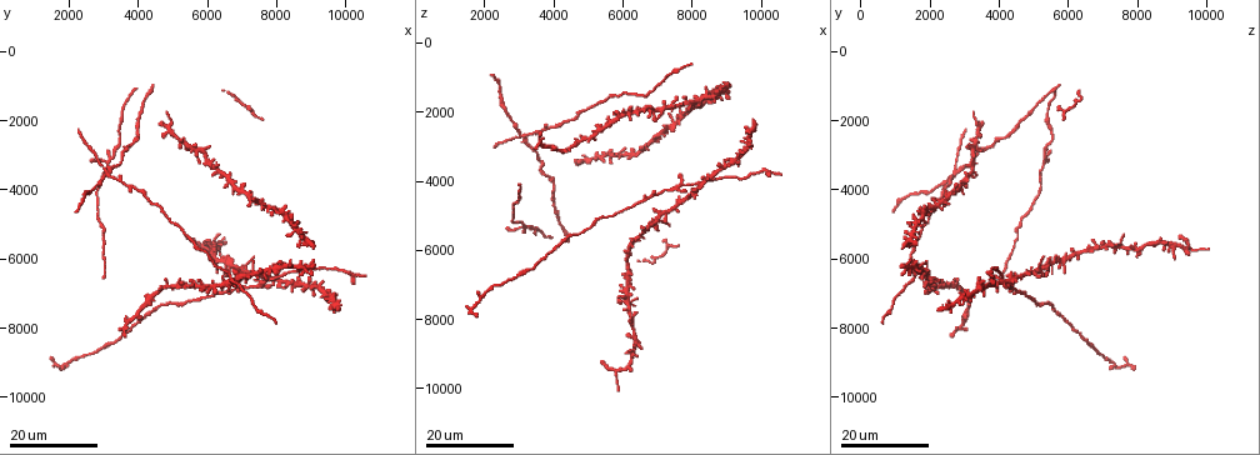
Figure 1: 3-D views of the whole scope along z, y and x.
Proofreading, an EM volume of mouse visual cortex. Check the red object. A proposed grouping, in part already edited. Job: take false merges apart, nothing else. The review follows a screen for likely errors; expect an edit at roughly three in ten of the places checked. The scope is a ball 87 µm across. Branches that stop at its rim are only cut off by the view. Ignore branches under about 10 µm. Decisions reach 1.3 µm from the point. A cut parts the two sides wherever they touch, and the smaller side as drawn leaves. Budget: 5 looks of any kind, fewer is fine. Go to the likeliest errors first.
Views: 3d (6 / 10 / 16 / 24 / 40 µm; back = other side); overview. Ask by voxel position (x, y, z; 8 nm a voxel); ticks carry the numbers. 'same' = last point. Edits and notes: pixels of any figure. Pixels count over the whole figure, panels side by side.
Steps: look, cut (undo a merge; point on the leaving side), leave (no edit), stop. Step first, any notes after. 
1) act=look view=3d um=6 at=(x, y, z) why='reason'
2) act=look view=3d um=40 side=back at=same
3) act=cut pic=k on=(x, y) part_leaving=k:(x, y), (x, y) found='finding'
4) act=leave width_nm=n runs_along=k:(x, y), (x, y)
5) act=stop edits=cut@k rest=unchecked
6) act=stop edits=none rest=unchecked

act=look view=3d um=16 at=(7500, 6700, 4200) why='four arms meet'

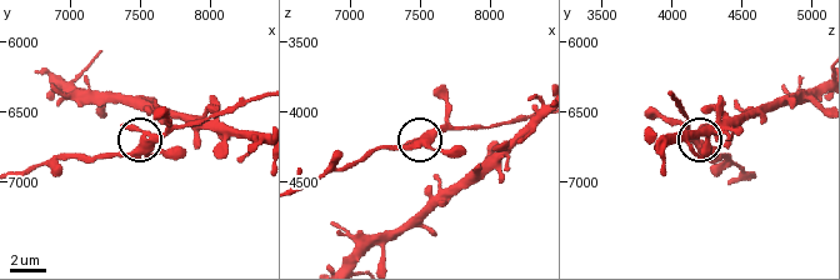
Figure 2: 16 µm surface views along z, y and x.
act=look view=3d um=6 at=(7540, 6700, 4200) why='closer look'

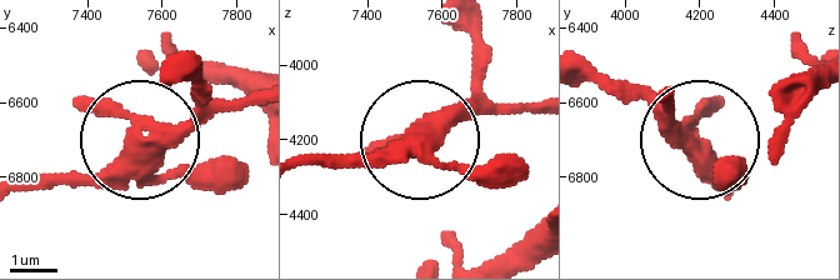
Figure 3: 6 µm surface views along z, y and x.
act=leave width_nm=390 found='all the same cell'

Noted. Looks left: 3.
act=look view=3d um=16 at=(3000, 3500, 2600) why='looks like a crossing'

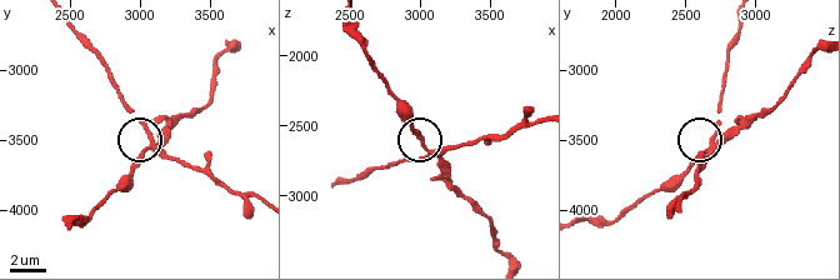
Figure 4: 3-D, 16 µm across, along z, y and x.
act=look view=3d um=10 at=(3080, 3520, 2680)

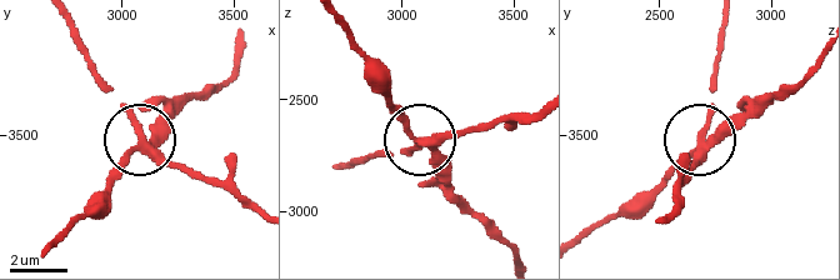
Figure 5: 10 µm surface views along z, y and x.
act=cut pic=5 on=(166, 125) part_leaving=5:(146, 145), (186, 105), (223, 84), (236, 40) found='a second cell is stuck on'

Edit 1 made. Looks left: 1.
act=stop edits=cut@5 rest=unchecked

